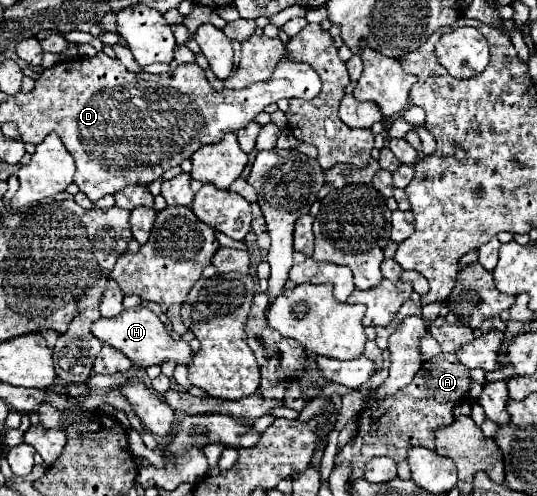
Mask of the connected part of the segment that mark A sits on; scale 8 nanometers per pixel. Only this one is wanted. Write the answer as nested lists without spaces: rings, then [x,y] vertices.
[[[438,317],[430,327],[432,337],[440,343],[442,351],[434,359],[422,365],[416,373],[414,381],[400,389],[394,397],[388,397],[380,403],[378,409],[364,409],[358,417],[358,431],[356,437],[338,451],[336,465],[342,461],[352,463],[352,479],[364,477],[364,467],[372,457],[390,457],[394,461],[404,461],[410,447],[426,447],[434,449],[434,433],[440,427],[448,427],[454,417],[452,409],[468,399],[470,391],[470,371],[456,359],[456,349],[474,339],[472,329],[462,323],[448,323],[446,319]]]

